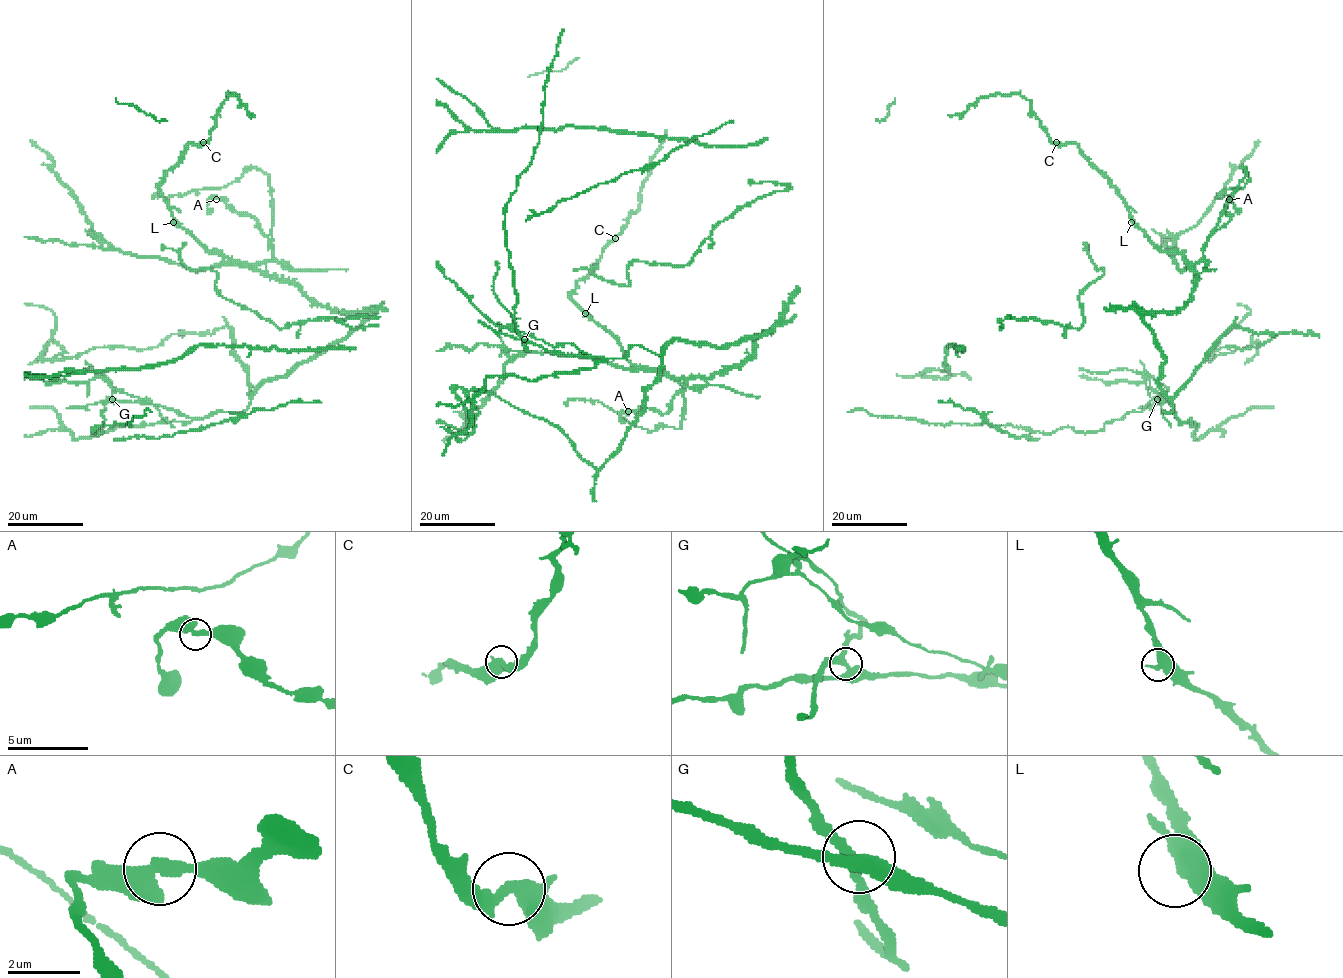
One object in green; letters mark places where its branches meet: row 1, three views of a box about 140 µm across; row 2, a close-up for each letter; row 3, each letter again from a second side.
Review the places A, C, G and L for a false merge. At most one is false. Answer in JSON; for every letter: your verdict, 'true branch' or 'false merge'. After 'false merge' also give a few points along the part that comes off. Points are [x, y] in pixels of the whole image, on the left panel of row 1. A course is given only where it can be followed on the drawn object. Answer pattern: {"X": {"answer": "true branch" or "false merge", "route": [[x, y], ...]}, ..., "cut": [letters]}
{"A": {"answer": "true branch"}, "C": {"answer": "true branch"}, "G": {"answer": "false merge", "route": [[112, 399], [102, 411], [101, 431], [94, 427], [91, 433], [104, 425], [129, 426], [133, 417], [151, 411]]}, "L": {"answer": "true branch"}, "cut": ["G"]}

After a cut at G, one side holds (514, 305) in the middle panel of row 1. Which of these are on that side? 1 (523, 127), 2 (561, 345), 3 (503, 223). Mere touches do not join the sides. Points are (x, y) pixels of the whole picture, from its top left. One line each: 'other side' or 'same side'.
1: other side
2: same side
3: same side

